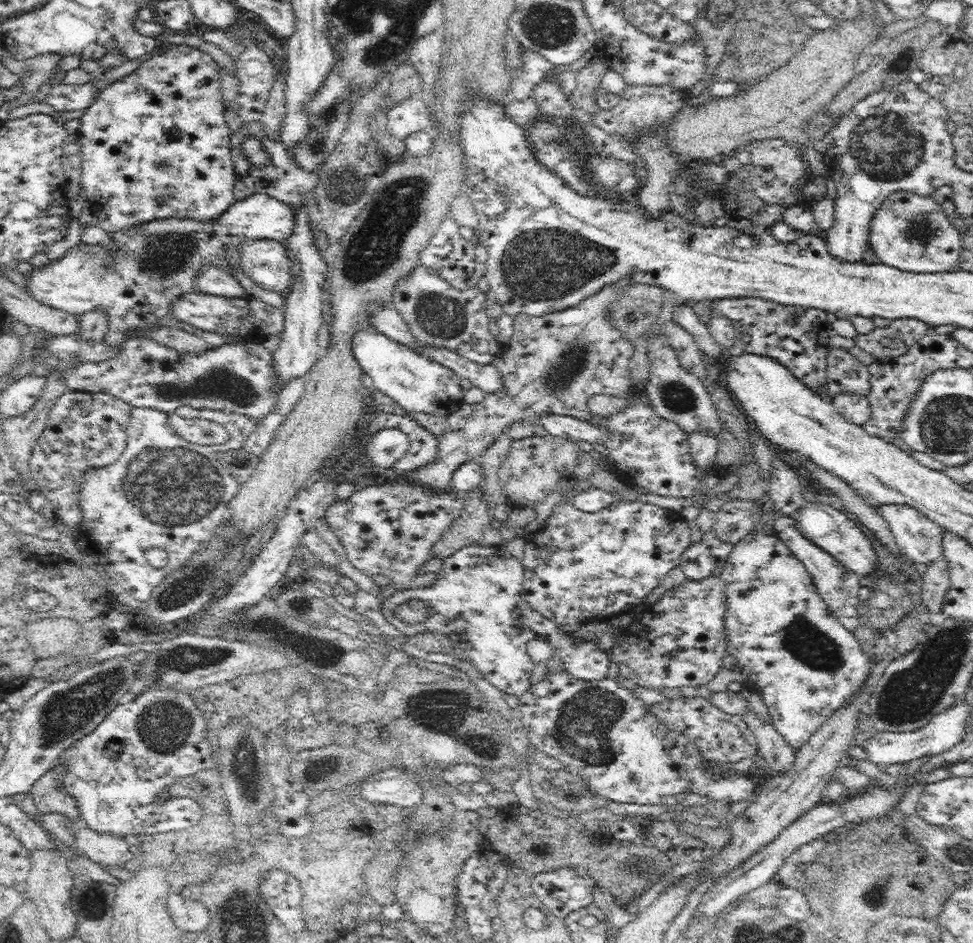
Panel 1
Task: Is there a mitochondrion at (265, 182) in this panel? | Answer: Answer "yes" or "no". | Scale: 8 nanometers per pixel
no

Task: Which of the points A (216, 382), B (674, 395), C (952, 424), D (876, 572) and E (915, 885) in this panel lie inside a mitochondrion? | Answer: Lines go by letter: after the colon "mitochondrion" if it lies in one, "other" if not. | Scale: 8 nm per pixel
A: mitochondrion
B: mitochondrion
C: mitochondrion
D: other
E: other

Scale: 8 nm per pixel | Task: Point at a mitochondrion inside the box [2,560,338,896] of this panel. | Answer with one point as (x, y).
(66, 712)

